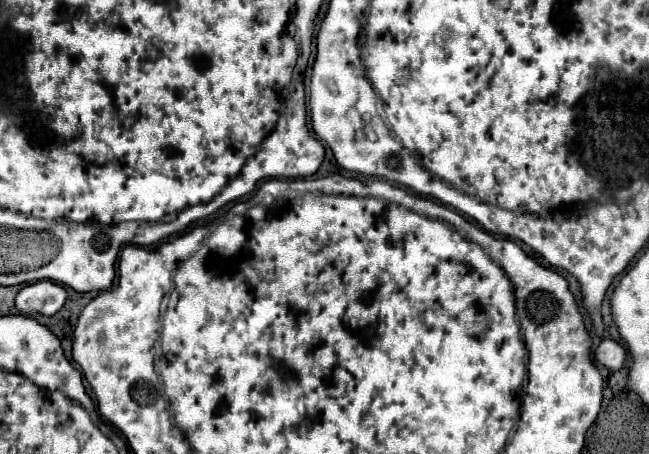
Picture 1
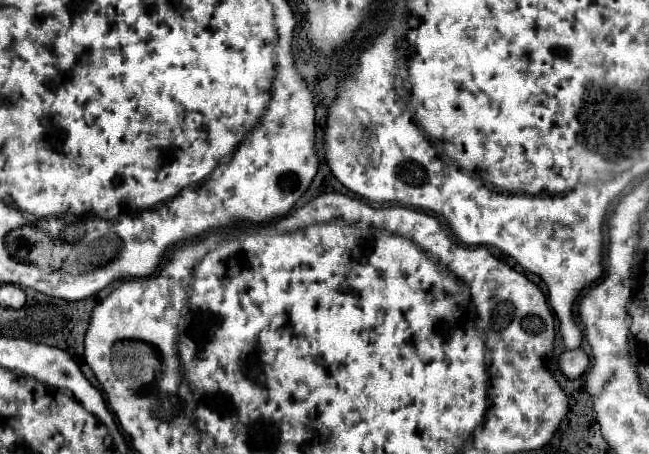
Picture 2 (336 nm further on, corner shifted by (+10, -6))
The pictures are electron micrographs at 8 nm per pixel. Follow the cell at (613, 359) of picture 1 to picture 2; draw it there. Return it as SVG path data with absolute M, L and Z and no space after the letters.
M582 348L566 350L560 356L560 368L568 378L580 378L588 370L588 364L590 364L590 358Z

